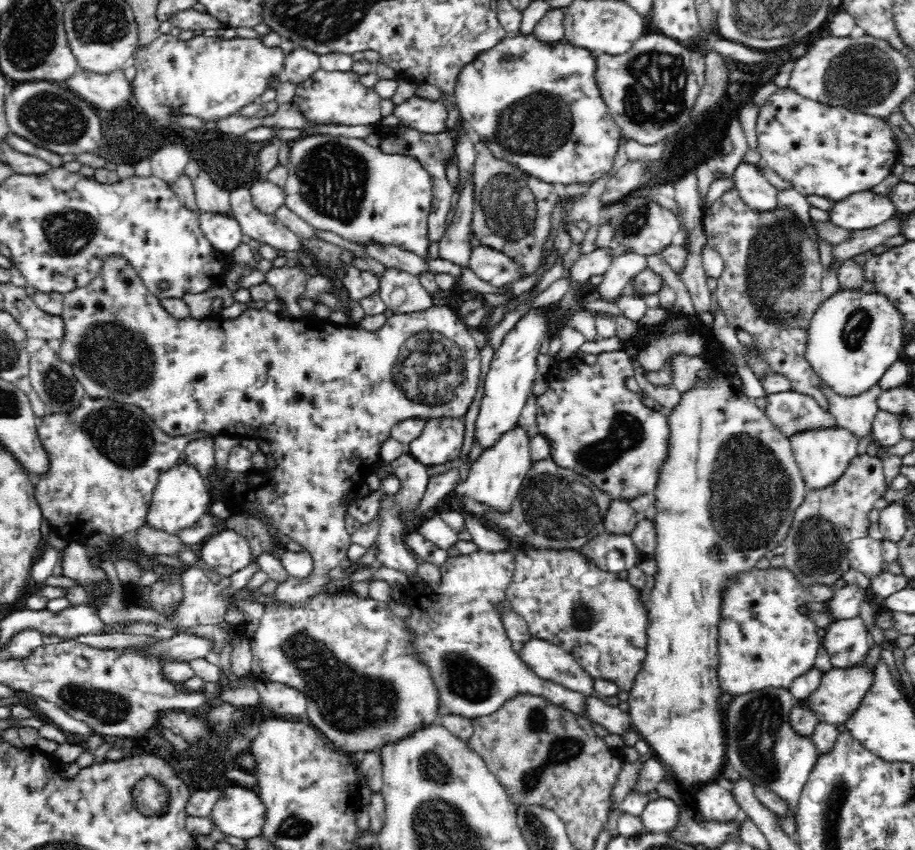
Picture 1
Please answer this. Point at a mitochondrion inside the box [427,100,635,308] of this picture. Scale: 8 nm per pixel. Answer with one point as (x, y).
(509, 206)

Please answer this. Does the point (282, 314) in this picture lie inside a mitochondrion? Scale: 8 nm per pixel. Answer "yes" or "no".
no

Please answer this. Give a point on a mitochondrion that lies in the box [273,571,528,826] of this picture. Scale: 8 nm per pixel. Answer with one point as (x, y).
(350, 701)

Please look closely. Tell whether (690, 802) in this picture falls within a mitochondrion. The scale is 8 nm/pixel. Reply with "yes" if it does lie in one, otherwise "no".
no

